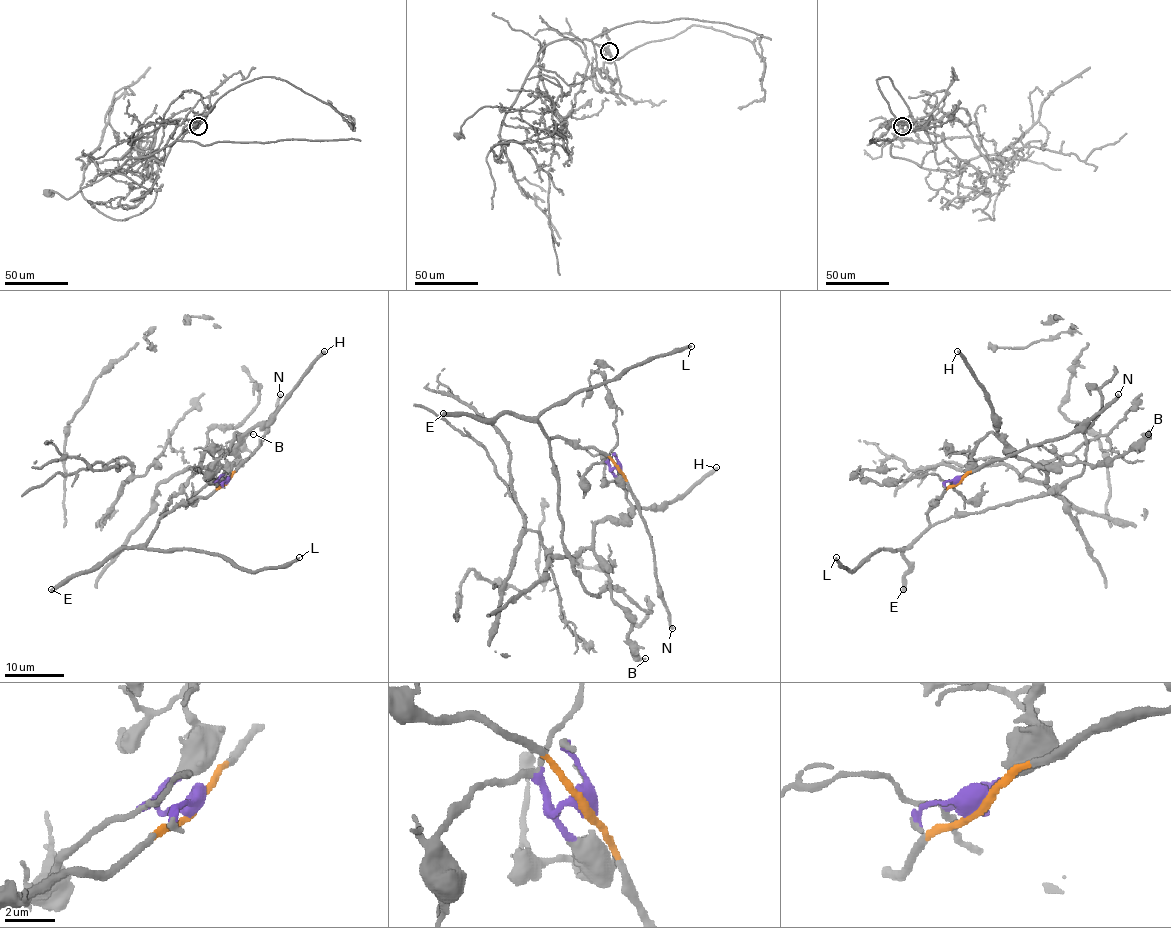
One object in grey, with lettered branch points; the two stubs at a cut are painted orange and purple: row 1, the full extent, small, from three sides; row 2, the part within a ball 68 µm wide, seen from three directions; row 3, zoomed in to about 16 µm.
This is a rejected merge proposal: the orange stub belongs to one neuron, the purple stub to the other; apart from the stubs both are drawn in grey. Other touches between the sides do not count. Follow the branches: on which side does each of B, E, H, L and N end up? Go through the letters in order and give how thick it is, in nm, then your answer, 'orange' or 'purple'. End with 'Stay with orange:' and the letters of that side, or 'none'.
B: 240 nm | purple
E: 440 nm | orange
H: 400 nm | purple
L: 280 nm | orange
N: 360 nm | orange
Stay with orange: E, L, N

